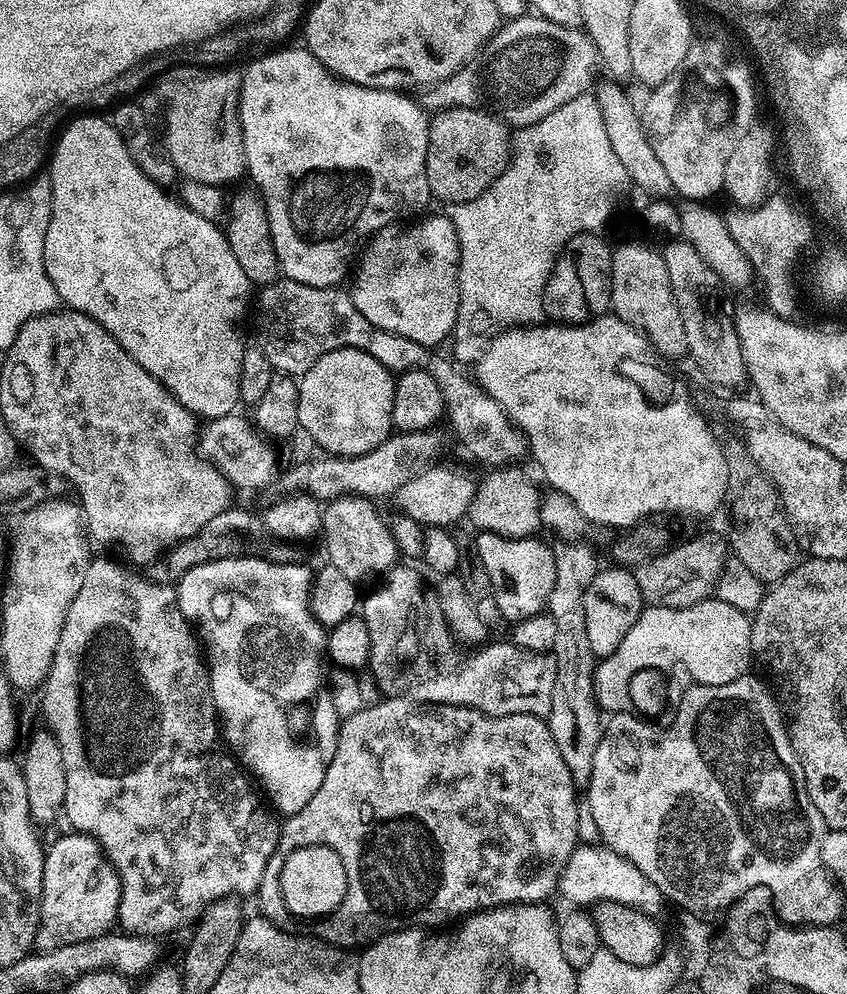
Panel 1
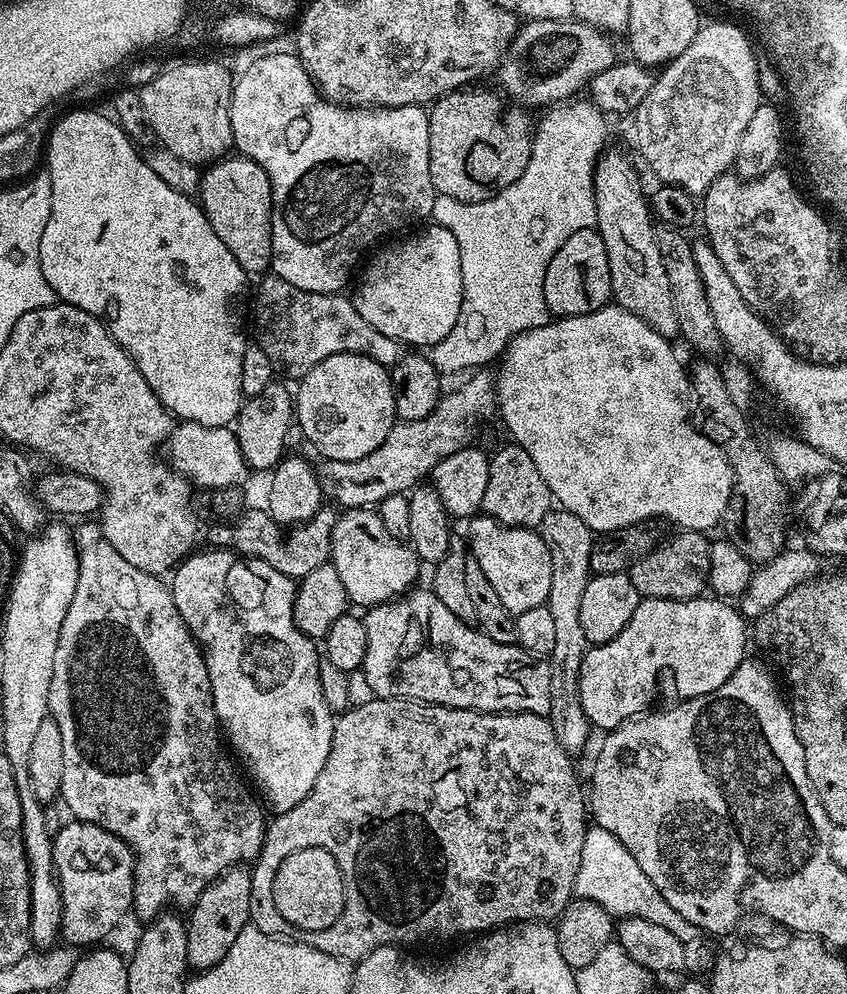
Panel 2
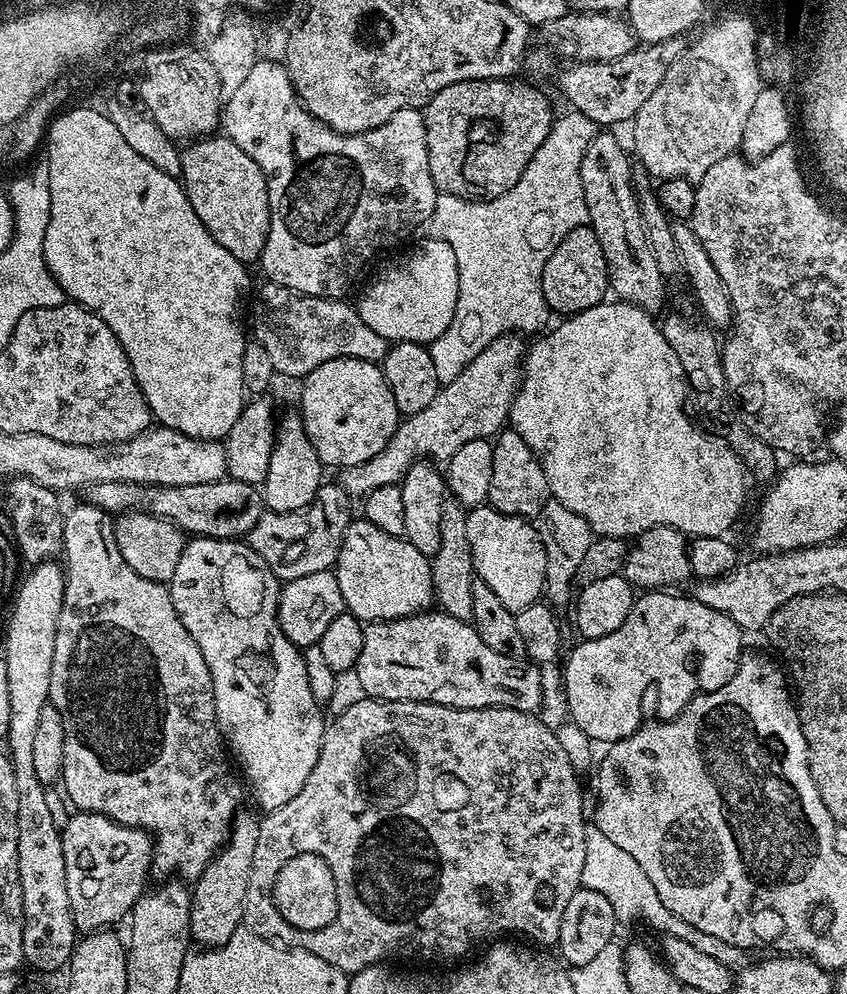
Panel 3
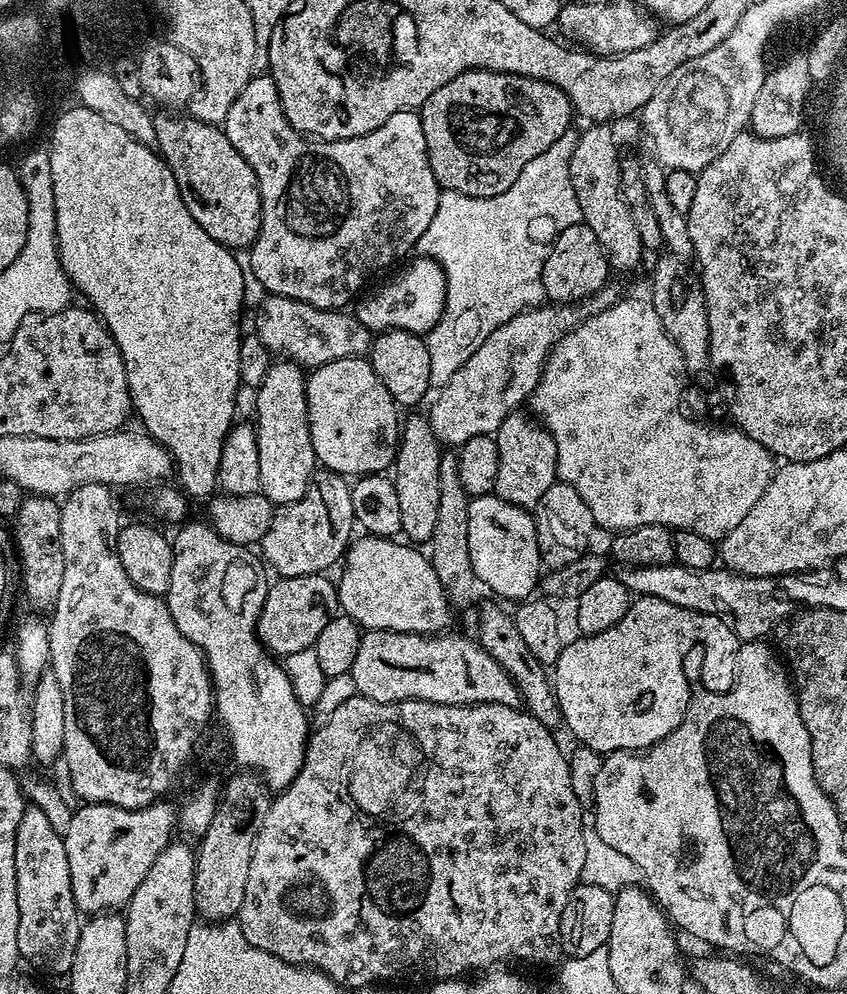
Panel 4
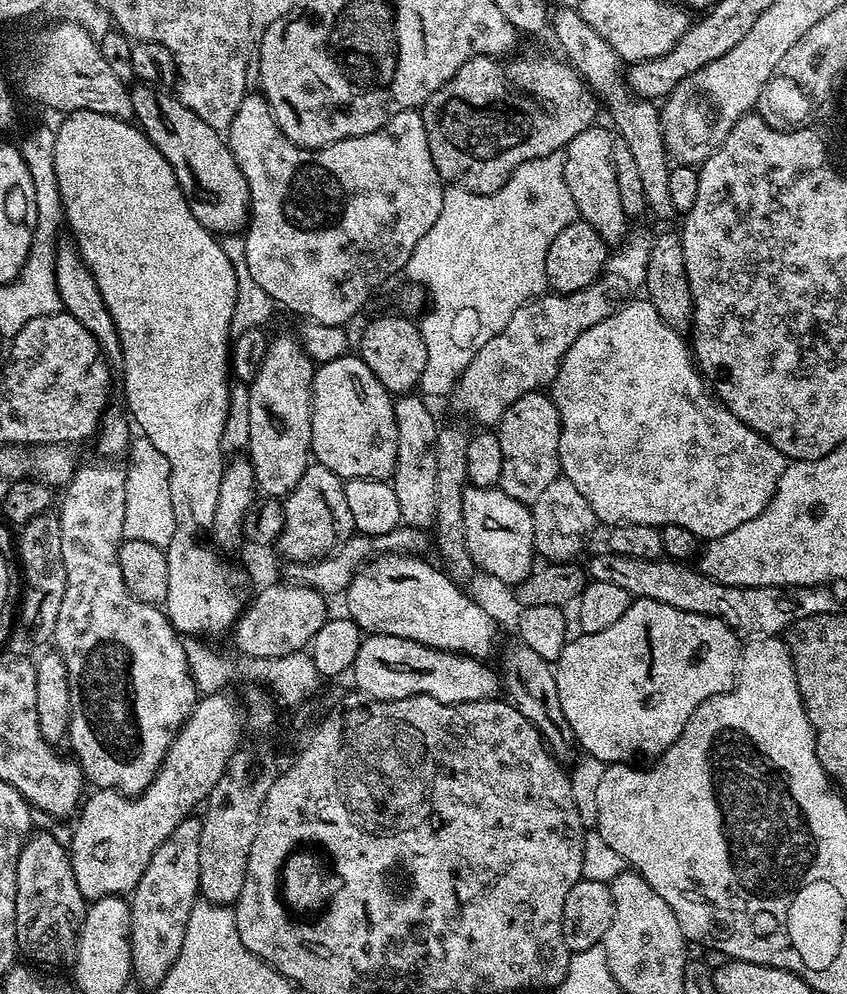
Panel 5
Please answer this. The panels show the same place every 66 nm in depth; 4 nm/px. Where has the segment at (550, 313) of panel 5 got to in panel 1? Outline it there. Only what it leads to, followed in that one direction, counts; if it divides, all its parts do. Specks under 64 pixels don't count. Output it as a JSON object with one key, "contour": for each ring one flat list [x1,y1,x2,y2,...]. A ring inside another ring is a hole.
{"contour":[[427,428,421,432,397,431,365,456,320,454,317,460,304,460,301,464,294,465,289,472,281,471,278,484,280,480,285,493,307,492,321,502,337,500,343,496,377,498,376,496,388,496,391,492,393,495,399,493,400,488,410,482,410,478,414,478,439,457,436,455,443,444,444,436,440,430]]}

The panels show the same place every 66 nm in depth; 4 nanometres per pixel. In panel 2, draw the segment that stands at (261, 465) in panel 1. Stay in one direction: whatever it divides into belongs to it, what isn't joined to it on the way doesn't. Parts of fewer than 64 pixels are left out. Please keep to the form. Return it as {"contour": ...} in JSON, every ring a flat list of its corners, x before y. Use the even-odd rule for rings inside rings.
{"contour":[[189,420,177,423,168,435,166,449,172,471,184,477,193,485,207,490,234,488,243,485,243,480,250,475,248,463,244,461,238,438,231,427,210,428,194,424]]}

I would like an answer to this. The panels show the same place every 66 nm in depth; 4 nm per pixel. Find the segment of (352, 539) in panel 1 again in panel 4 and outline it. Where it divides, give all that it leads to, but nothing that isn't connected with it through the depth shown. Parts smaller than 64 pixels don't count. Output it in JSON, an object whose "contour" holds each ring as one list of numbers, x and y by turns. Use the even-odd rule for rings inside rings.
{"contour":[[360,534,348,545,348,551,342,557,340,578,336,584,339,611,348,616,364,630,386,630,387,632,423,632,440,634,449,627,452,620,453,605,448,602,448,595,434,574,434,566,419,547,386,536]]}

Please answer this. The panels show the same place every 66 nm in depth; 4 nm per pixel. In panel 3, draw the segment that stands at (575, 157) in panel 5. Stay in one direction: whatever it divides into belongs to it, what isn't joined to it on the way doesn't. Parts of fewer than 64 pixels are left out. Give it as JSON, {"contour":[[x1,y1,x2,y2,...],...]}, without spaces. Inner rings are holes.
{"contour":[[597,131,596,137,590,142,586,154,582,154,582,166,580,177,582,178,582,194,586,198,586,210,588,211,588,224,594,230,599,244,602,246,602,254,606,258,608,267,608,283,613,293,617,292,619,299,625,304,638,306,649,314,663,313,664,308,664,283,666,277,658,266,654,254,650,254,650,246,646,246,646,230,642,226,642,214,638,210,636,191,632,185,633,161,628,160,620,140,611,136,611,131]]}

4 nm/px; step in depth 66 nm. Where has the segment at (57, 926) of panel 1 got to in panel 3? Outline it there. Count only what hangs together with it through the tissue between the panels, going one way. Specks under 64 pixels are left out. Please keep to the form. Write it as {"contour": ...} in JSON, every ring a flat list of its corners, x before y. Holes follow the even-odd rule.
{"contour":[[77,811,72,815,76,816,69,818,68,825,63,825,60,834,62,858,66,858,66,891,70,894,70,910,77,933,87,934,107,929,123,916,125,919,138,898,144,895,144,883,150,880,152,867,152,838,142,828,127,828,126,825,114,822,102,814]]}

